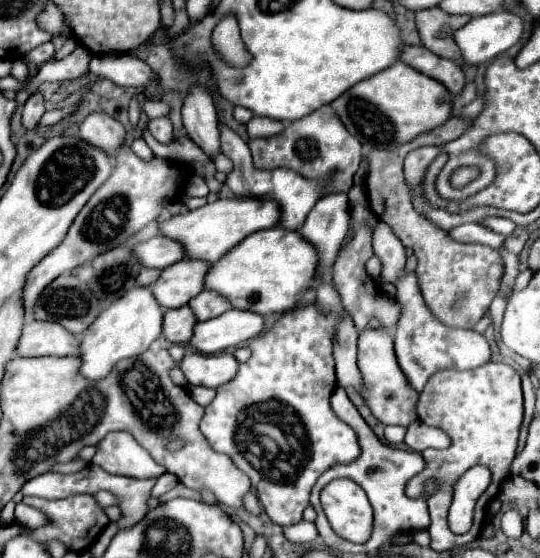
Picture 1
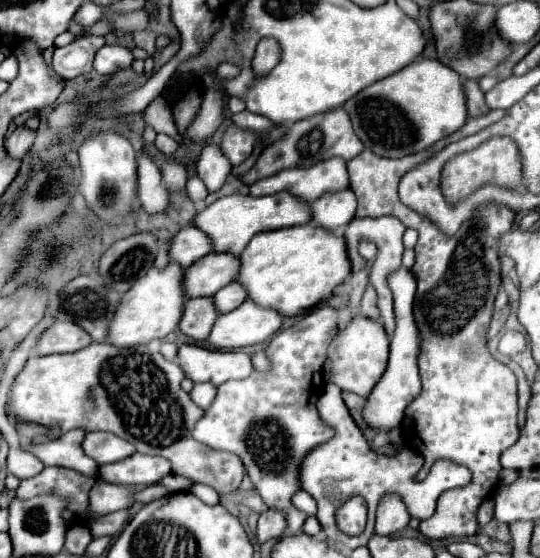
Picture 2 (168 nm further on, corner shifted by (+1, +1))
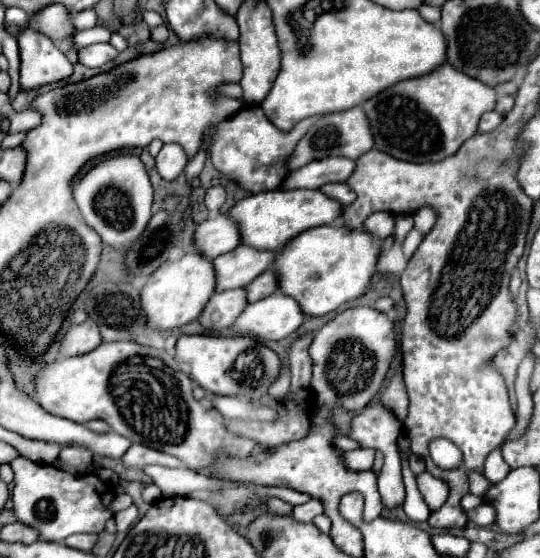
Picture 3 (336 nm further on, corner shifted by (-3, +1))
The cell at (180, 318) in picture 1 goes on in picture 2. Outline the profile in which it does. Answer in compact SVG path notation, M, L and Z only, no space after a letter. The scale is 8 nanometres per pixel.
M190 298L184 302L178 328L182 334L194 340L204 340L210 334L216 316L218 314L212 306L212 298Z

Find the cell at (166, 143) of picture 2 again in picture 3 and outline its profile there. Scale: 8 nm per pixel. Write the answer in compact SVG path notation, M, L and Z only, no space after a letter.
M164 144L160 154L156 156L156 170L164 180L170 182L182 174L186 162L188 158L178 144Z

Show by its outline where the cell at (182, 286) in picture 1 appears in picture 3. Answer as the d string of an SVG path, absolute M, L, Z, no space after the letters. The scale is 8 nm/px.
M240 244L236 250L226 252L214 260L216 290L224 292L230 288L244 288L272 264L274 252L262 252L252 246Z

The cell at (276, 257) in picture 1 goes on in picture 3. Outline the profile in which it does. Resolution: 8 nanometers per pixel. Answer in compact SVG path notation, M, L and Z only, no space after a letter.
M318 226L296 236L288 242L288 248L276 254L274 272L278 276L280 292L292 294L292 298L304 306L308 316L324 316L370 292L378 256L380 246L372 234L364 232L364 228Z

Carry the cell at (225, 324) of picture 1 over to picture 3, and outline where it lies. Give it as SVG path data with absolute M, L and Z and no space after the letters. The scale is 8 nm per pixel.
M276 292L260 302L248 304L244 314L234 322L236 334L248 334L268 340L282 340L296 332L304 322L304 312L298 302L282 292Z

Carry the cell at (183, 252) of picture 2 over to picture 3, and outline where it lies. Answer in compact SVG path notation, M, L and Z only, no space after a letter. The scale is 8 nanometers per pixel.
M216 214L196 228L196 246L206 258L216 258L240 244L240 228L228 214Z

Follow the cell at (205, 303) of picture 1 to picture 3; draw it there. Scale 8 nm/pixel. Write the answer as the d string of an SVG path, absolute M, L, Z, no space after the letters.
M266 270L266 272L260 274L254 282L250 282L250 284L246 286L246 290L248 290L248 302L258 302L260 298L266 298L268 294L278 292L276 272Z

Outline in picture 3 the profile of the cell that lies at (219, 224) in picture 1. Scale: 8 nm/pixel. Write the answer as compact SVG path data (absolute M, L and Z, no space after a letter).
M278 188L278 190L270 190L270 192L250 194L248 198L240 200L236 206L232 206L232 210L228 214L240 226L242 244L250 244L260 250L280 252L296 234L316 228L316 226L332 224L334 220L338 220L342 216L342 206L336 200L324 196L320 190Z

